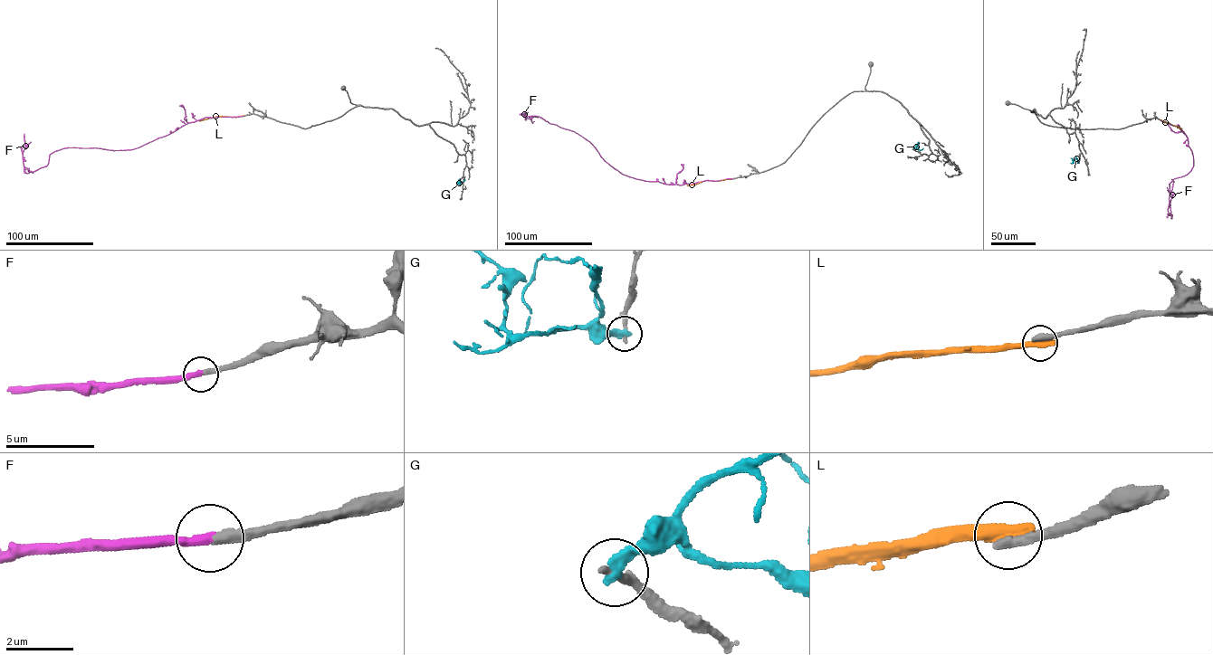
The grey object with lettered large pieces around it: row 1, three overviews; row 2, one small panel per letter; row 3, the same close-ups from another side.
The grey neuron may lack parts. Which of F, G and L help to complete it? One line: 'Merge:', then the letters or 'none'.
Merge: F

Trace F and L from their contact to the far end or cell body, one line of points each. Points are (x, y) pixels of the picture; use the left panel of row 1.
F: (243, 116), (205, 117), (130, 149), (62, 148), (50, 155), (47, 165), (28, 173), (23, 159), (24, 133)
L: (243, 116), (199, 120)

